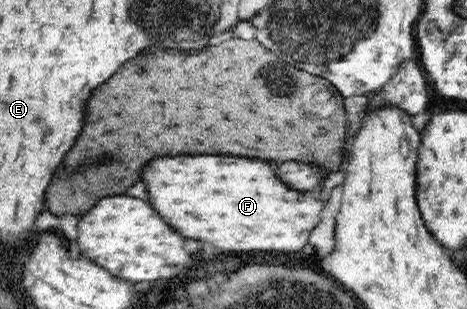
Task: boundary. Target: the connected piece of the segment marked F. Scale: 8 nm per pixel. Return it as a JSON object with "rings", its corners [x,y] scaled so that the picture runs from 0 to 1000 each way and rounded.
{"rings":[[[383,502],[383,508],[353,508],[353,515],[332,515],[323,521],[310,547],[306,547],[306,586],[315,592],[315,618],[319,618],[319,638],[323,638],[323,663],[328,676],[375,741],[383,748],[392,767],[405,767],[405,773],[426,773],[426,780],[439,780],[439,786],[452,786],[460,793],[465,806],[473,812],[640,812],[657,793],[657,773],[662,773],[662,754],[666,741],[683,722],[683,696],[687,696],[687,676],[692,676],[692,650],[683,650],[679,638],[670,638],[666,625],[657,618],[636,618],[636,612],[623,612],[615,592],[606,592],[585,534],[576,521],[559,521],[559,515],[520,515],[520,508],[469,508],[469,502]]]}

